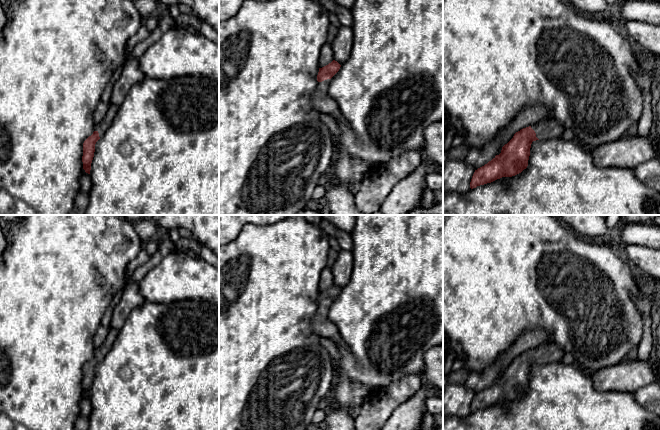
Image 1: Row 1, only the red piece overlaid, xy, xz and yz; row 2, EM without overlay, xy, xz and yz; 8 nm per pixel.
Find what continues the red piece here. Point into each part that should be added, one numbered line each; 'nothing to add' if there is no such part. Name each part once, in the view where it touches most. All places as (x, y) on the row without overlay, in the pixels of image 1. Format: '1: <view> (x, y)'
1: yz (547, 352)

